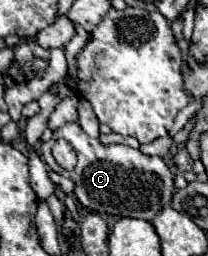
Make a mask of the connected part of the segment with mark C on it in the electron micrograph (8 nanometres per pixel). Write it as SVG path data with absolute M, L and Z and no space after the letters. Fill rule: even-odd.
M68 123L62 129L54 131L52 141L42 145L42 159L58 175L74 179L76 181L74 195L78 197L78 201L84 207L100 213L152 221L162 209L170 207L174 195L174 173L170 171L170 167L162 157L148 157L128 145L102 145L98 139L90 139L76 123ZM58 139L66 139L76 151L78 163L74 171L62 169L52 157L52 143Z

